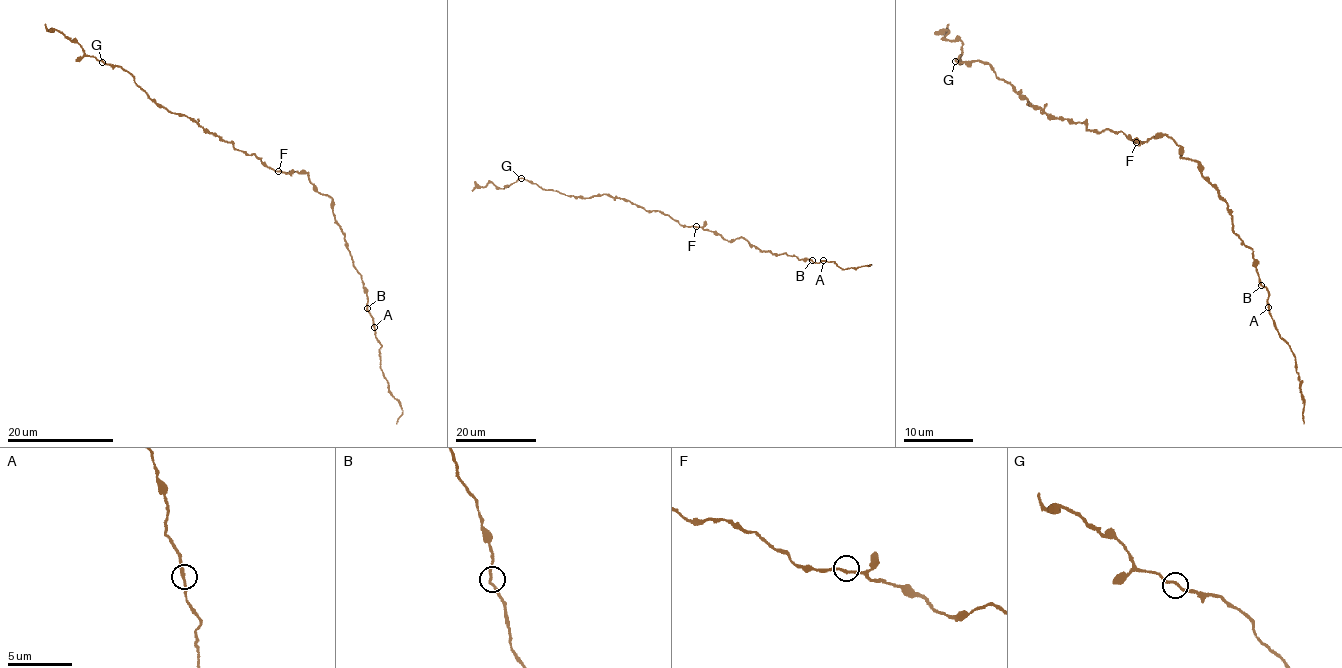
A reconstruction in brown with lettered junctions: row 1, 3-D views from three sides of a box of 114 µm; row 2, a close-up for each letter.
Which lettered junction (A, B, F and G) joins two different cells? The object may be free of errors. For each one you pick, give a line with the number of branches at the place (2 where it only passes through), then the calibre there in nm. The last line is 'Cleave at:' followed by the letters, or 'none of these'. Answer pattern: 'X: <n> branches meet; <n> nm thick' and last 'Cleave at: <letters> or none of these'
Cleave at: none of these

